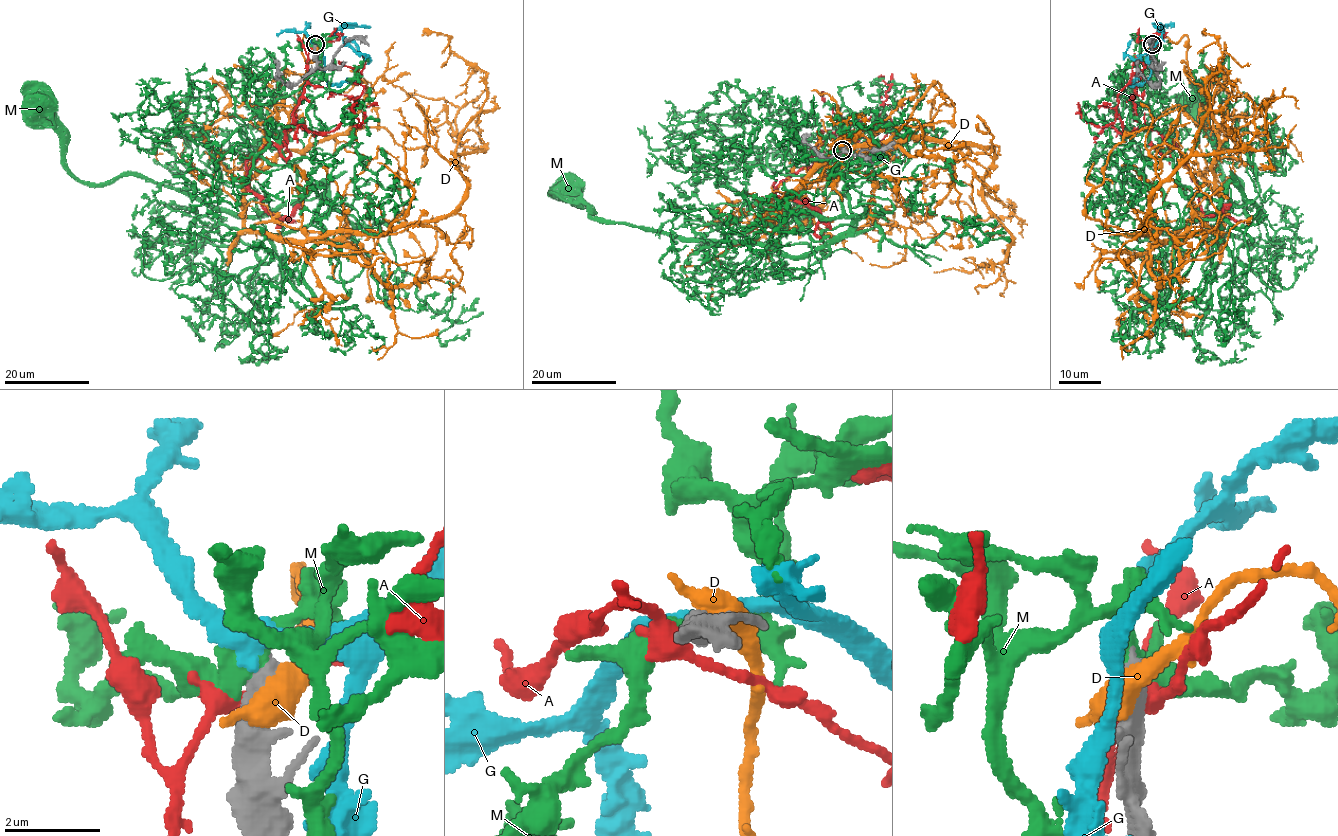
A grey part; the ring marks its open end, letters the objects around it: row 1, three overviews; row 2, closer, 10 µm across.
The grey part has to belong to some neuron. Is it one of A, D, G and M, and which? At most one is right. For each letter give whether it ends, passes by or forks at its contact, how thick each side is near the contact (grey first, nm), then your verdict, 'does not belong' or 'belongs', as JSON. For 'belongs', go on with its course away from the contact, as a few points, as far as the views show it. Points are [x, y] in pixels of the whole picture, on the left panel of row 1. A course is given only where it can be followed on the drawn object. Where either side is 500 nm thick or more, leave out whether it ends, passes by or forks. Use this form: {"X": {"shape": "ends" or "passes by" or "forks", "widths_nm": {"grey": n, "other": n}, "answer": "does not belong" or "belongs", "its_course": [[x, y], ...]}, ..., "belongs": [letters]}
{"A": {"widths_nm": {"grey": 650, "other": 400}, "answer": "does not belong"}, "D": {"widths_nm": {"grey": 600, "other": 600}, "answer": "does not belong"}, "G": {"widths_nm": {"grey": 500, "other": 280}, "answer": "does not belong"}, "M": {"widths_nm": {"grey": 550, "other": 420}, "answer": "does not belong"}, "belongs": []}

